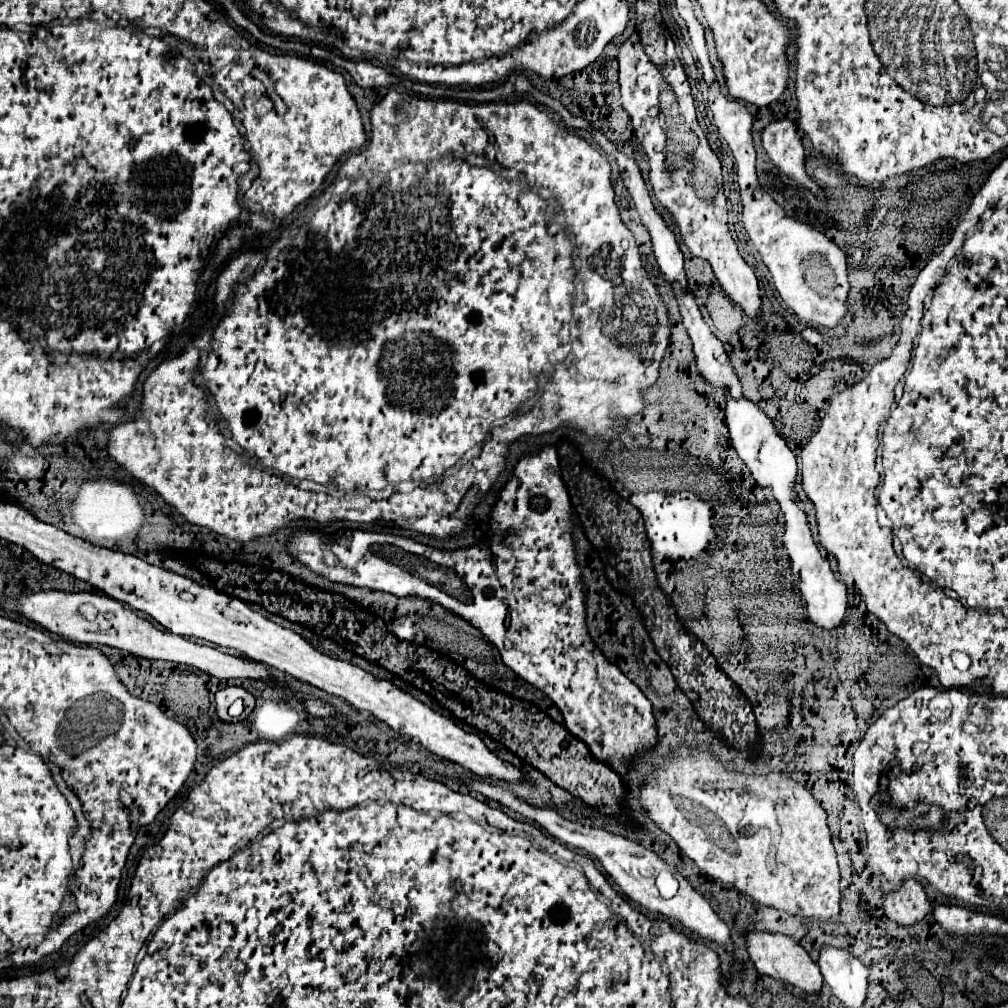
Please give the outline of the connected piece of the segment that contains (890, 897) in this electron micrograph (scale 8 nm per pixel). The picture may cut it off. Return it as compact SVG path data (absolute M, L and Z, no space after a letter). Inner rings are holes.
M908 879L902 883L900 889L892 891L884 899L884 913L890 921L898 925L914 925L922 921L930 913L930 901L920 883Z

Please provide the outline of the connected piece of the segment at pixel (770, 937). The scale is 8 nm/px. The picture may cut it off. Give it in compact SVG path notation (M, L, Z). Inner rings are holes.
M752 931L746 935L746 945L748 945L748 953L750 959L754 961L756 969L768 977L780 979L784 985L792 985L798 987L800 991L804 991L806 995L816 995L818 991L822 991L822 973L818 969L818 965L810 959L810 955L796 943L792 941L788 935L780 935L780 933L762 933L762 931Z

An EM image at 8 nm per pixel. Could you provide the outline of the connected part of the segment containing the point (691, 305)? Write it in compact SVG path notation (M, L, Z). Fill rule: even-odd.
M674 285L674 293L676 293L678 305L680 305L682 323L684 323L686 331L688 331L692 343L694 343L694 357L696 357L696 367L698 367L700 375L704 377L704 381L706 381L710 387L720 389L720 391L724 391L724 393L728 393L728 395L734 395L734 399L738 399L738 395L742 395L742 385L740 385L740 381L738 381L734 369L732 369L732 365L730 365L730 361L728 361L728 355L726 355L722 343L710 333L708 325L704 323L700 311L698 311L698 305L694 303L694 295L692 295L692 291L684 293L678 285Z

